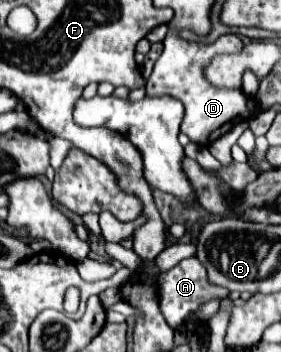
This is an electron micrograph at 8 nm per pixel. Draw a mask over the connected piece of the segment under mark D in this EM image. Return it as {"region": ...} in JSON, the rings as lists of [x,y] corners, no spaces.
{"region":[[[168,30],[164,52],[156,60],[154,72],[146,82],[146,96],[172,96],[184,104],[184,120],[180,124],[180,130],[190,138],[190,142],[208,146],[210,142],[226,134],[236,122],[260,112],[256,100],[246,96],[242,90],[216,88],[204,76],[204,68],[212,62],[216,54],[236,54],[242,46],[244,44],[236,34],[224,34],[214,44],[204,46],[198,42],[186,42],[178,38],[176,30]]]}

